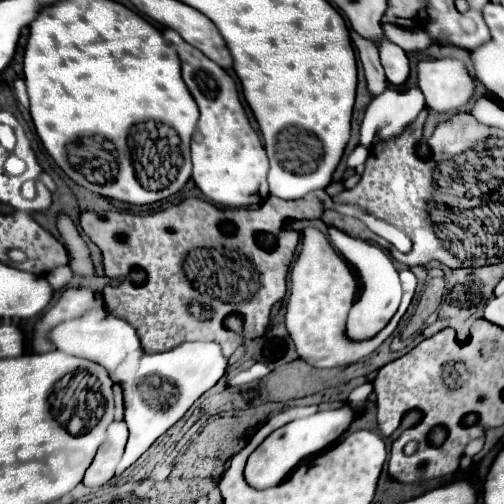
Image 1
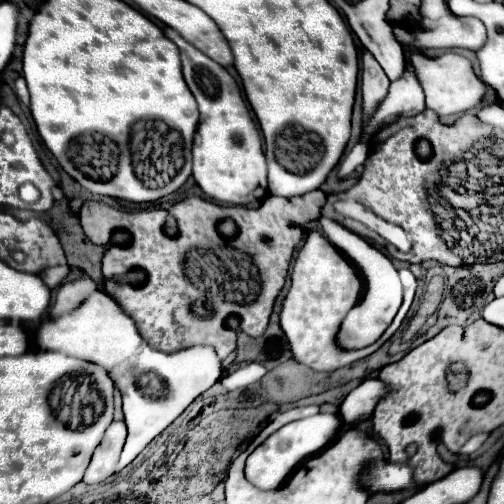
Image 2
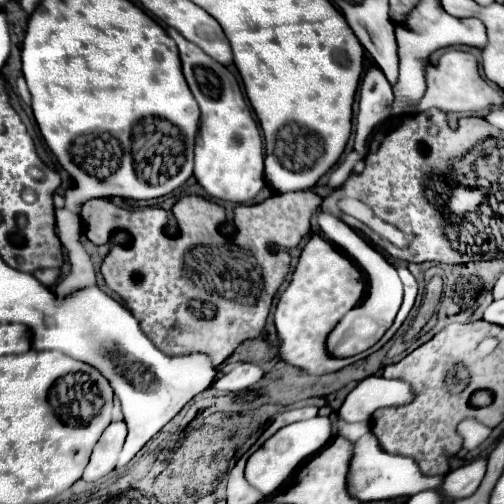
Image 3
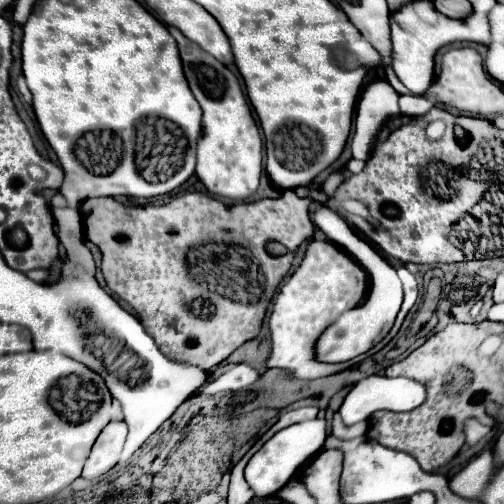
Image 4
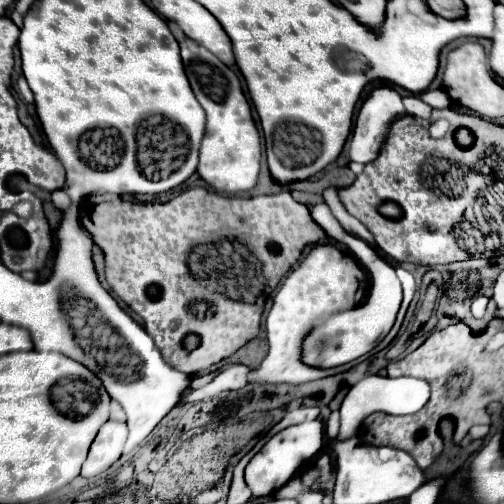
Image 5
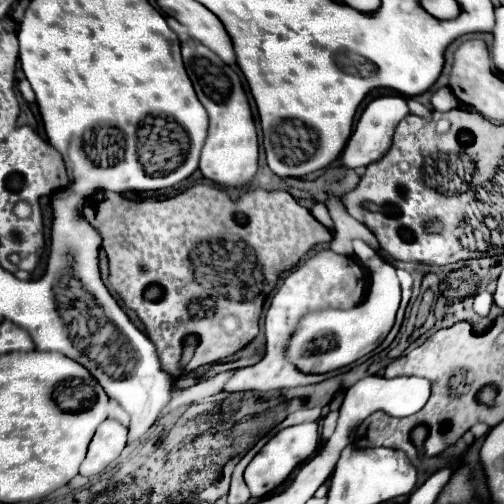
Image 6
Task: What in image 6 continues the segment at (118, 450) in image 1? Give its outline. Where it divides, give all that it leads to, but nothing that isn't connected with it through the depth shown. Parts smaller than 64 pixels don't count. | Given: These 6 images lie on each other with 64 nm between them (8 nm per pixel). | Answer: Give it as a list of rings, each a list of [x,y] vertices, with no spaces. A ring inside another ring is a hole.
[[[104,420],[88,448],[88,454],[80,466],[82,476],[96,476],[106,470],[124,450],[128,430],[116,420]]]

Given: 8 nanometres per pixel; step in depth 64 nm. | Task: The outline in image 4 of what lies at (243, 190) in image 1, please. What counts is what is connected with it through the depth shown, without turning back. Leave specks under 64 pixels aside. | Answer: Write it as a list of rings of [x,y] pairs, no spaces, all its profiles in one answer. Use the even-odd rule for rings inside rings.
[[[168,28],[178,42],[184,74],[202,108],[202,136],[198,140],[196,176],[212,196],[242,202],[250,198],[260,184],[262,174],[262,138],[244,98],[238,78],[198,44],[188,40],[178,28]]]

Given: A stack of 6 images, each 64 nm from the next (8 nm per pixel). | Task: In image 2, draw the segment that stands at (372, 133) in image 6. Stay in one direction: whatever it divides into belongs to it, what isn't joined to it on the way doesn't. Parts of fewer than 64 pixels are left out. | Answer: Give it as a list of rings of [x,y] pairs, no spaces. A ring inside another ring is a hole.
[[[362,48],[362,94],[364,94],[364,120],[374,112],[378,102],[388,94],[390,80],[370,54],[370,50]]]

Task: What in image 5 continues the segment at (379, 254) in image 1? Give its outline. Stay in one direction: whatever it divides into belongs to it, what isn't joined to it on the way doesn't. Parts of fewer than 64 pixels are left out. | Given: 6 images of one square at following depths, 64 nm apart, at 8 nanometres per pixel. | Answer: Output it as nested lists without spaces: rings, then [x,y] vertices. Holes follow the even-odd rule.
[[[324,202],[316,204],[312,208],[312,218],[332,240],[346,244],[348,250],[354,254],[354,258],[372,276],[372,290],[364,304],[360,304],[352,310],[334,314],[328,320],[322,320],[314,328],[314,332],[308,336],[308,340],[304,340],[304,362],[312,364],[312,366],[320,366],[320,368],[332,368],[332,366],[340,366],[340,364],[346,364],[346,362],[352,362],[352,360],[364,356],[390,332],[390,328],[394,326],[396,314],[400,310],[400,304],[402,304],[402,286],[400,286],[400,280],[398,280],[394,268],[390,264],[386,264],[364,240],[348,234],[340,226],[340,222],[332,216],[330,208]]]

